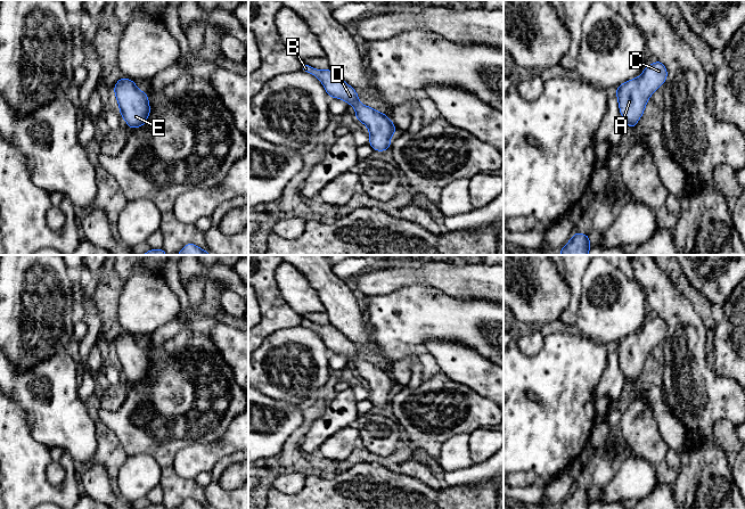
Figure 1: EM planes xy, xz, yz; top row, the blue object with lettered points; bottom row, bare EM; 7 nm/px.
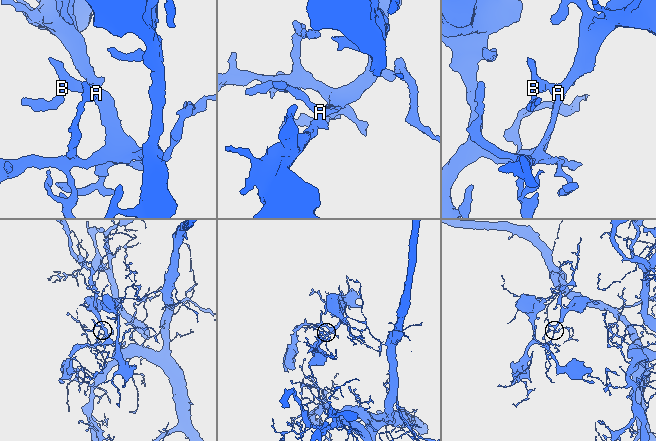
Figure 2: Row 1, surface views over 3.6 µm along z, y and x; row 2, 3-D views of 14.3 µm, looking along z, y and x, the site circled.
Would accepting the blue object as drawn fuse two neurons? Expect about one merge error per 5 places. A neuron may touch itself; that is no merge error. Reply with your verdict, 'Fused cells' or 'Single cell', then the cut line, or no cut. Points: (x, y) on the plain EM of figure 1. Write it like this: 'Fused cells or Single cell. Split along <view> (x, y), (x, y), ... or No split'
Single cell. No split

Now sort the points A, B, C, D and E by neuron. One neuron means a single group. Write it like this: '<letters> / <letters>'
A B C D E

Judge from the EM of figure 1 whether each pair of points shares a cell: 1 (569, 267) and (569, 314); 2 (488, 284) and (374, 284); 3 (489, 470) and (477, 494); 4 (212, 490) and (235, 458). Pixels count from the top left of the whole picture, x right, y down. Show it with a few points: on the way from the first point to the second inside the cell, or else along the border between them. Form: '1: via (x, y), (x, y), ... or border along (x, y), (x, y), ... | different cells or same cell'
1: via (573, 278), (574, 303) | same cell
2: via (459, 280), (443, 276), (402, 277) | same cell
3: border along (491, 478), (480, 483), (457, 486) | different cells
4: via (215, 481), (217, 471), (226, 462) | same cell

